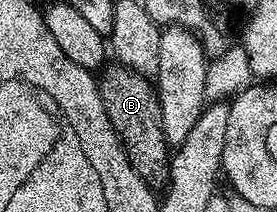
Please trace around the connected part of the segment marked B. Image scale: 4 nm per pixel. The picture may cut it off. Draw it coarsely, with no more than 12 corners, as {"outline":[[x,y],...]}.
{"outline":[[127,66],[97,75],[104,112],[151,190],[170,180],[155,83]]}

